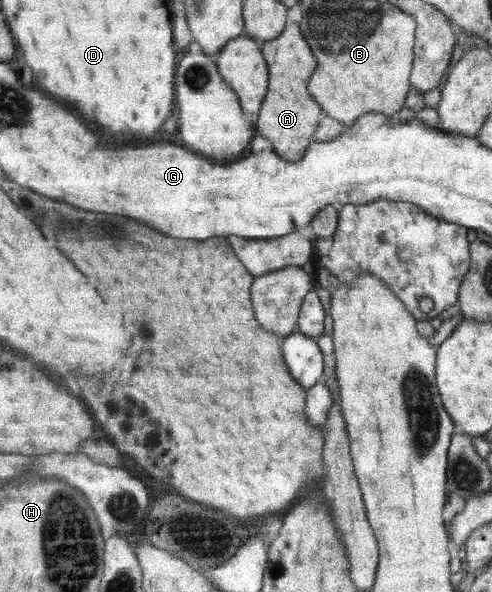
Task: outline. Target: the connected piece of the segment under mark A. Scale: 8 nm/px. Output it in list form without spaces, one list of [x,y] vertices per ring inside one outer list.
[[[286,22],[285,31],[277,38],[261,43],[270,71],[270,84],[259,116],[254,118],[258,133],[273,142],[274,150],[287,161],[298,162],[306,155],[312,144],[314,133],[322,122],[321,106],[308,88],[318,66],[312,46],[303,33],[299,23]]]

